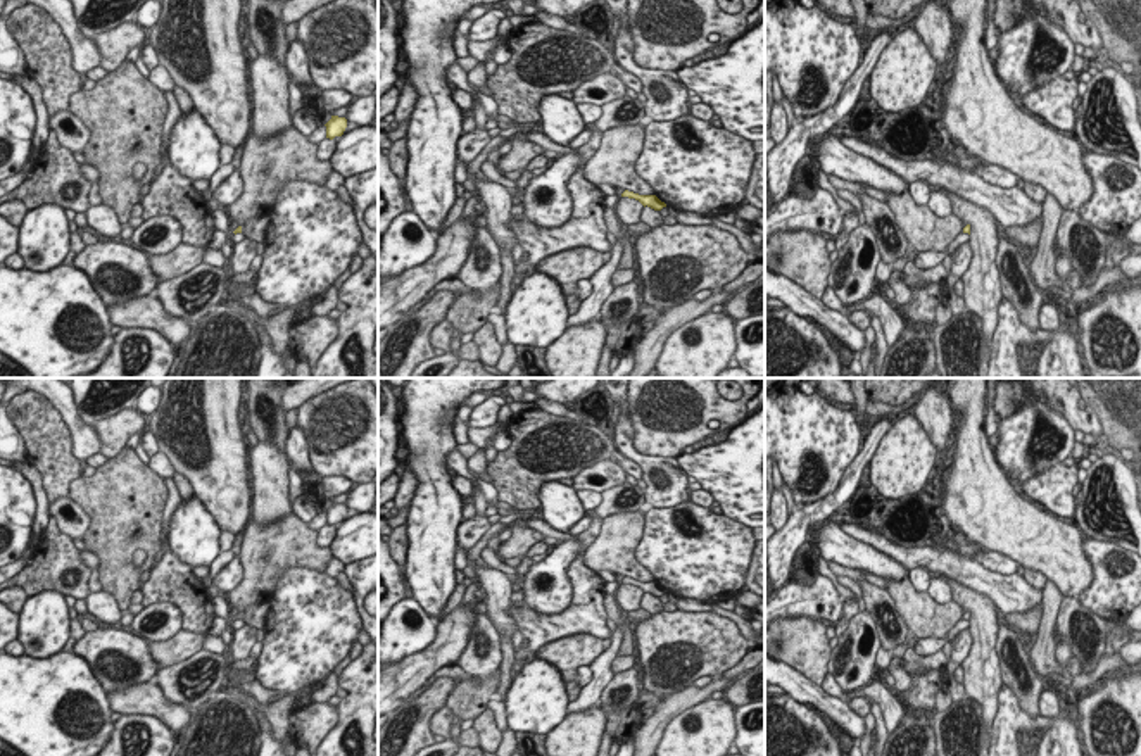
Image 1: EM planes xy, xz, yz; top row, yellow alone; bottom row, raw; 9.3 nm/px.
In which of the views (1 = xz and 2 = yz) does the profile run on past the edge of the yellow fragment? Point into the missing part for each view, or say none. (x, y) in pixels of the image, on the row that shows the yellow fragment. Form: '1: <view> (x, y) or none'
1: none
2: none

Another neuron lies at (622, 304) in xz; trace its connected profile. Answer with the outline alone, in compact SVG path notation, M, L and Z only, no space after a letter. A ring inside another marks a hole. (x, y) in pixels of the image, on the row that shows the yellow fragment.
M630 281L621 287L615 287L609 297L604 300L597 318L602 319L606 331L621 319L632 319L637 316L640 306L637 302L637 283Z

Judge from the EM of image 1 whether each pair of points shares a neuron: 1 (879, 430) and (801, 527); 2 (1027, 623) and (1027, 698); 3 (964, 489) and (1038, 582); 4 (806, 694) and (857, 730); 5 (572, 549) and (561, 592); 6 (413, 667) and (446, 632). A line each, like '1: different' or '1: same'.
1: same
2: different
3: different
4: same
5: same
6: same

